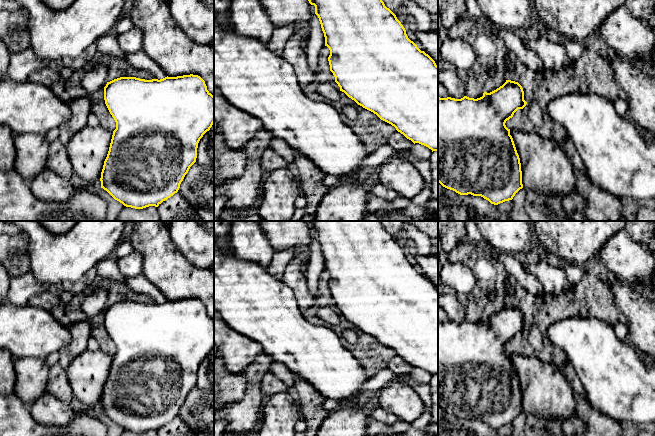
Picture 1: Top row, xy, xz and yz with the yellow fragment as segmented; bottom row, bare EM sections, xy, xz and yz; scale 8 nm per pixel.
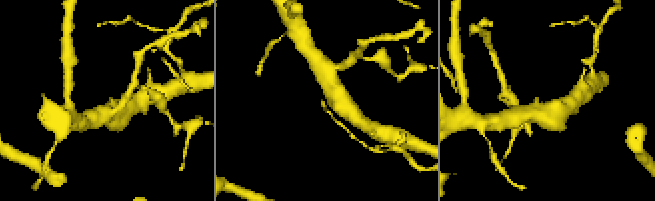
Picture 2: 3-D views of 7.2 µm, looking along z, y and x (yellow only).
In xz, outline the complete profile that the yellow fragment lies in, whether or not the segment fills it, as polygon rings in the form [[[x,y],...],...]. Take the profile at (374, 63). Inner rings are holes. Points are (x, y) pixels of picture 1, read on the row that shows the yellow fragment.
[[[308,0],[315,6],[330,50],[330,71],[335,82],[349,98],[391,124],[414,144],[438,151],[438,66],[411,41],[396,15],[382,0]]]

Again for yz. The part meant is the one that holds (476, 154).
[[[511,80],[477,99],[438,96],[438,182],[460,195],[481,196],[494,205],[512,200],[523,188],[522,171],[505,123],[526,104],[522,86]]]

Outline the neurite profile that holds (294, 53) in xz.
[[[304,31],[294,33],[285,44],[282,57],[294,70],[300,86],[315,82],[315,73],[311,70],[303,41],[308,38]]]

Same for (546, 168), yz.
[[[510,130],[520,158],[522,184],[526,191],[539,191],[562,198],[576,194],[576,177],[569,156],[556,141],[541,136]]]

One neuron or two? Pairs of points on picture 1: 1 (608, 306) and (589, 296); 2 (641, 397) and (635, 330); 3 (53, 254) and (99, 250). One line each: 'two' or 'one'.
1: one
2: two
3: one

